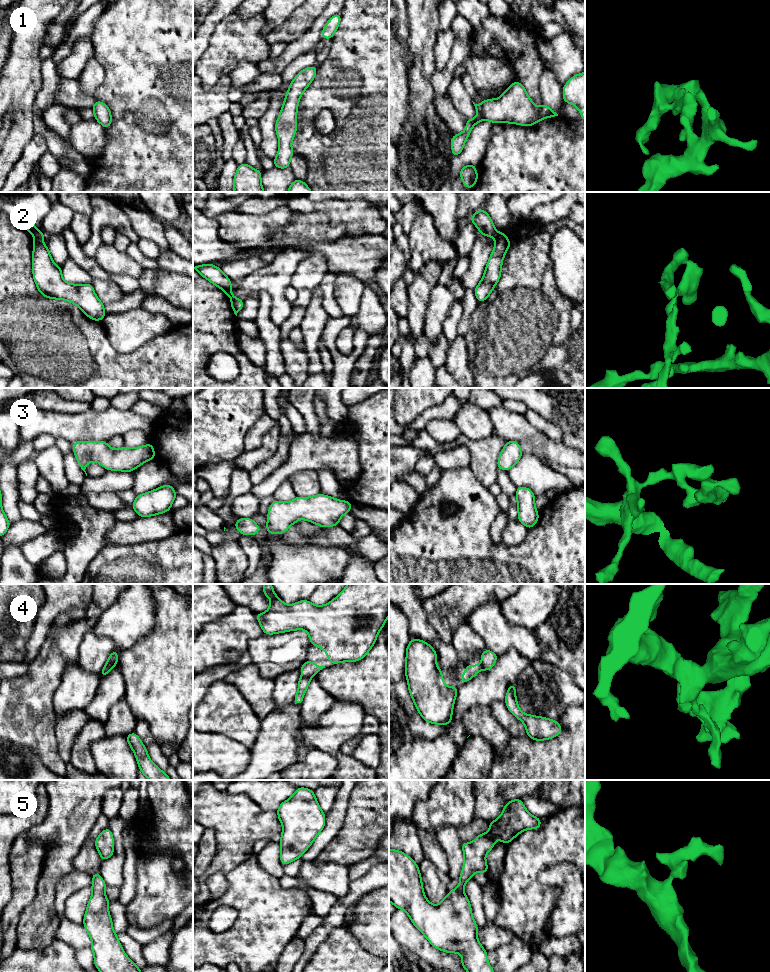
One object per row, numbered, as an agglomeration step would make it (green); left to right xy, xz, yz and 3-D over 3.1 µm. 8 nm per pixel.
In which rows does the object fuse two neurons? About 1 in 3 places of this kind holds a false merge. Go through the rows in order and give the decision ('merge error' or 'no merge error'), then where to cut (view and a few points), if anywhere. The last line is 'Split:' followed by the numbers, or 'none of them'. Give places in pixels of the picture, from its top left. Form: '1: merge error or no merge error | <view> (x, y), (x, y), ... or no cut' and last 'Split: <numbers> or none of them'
1: no merge error | no cut
2: merge error | xy (39, 231), (34, 236)
3: no merge error | no cut
4: merge error | xz (304, 675), (310, 677)
5: no merge error | no cut
Split: 2, 4

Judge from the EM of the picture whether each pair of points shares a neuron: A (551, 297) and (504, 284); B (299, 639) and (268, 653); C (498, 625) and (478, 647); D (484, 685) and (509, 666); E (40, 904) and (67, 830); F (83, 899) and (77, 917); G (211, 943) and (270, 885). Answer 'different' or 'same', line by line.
A: same
B: same
C: different
D: same
E: same
F: same
G: same

